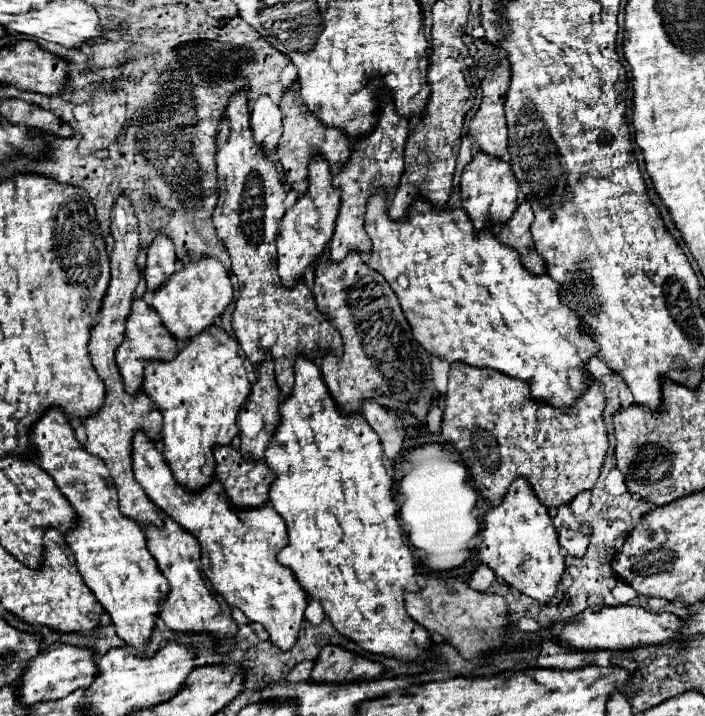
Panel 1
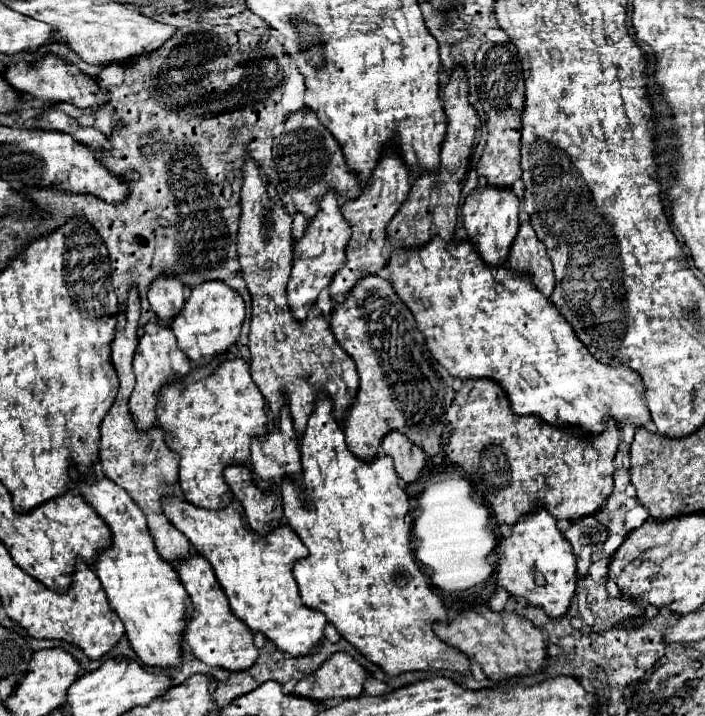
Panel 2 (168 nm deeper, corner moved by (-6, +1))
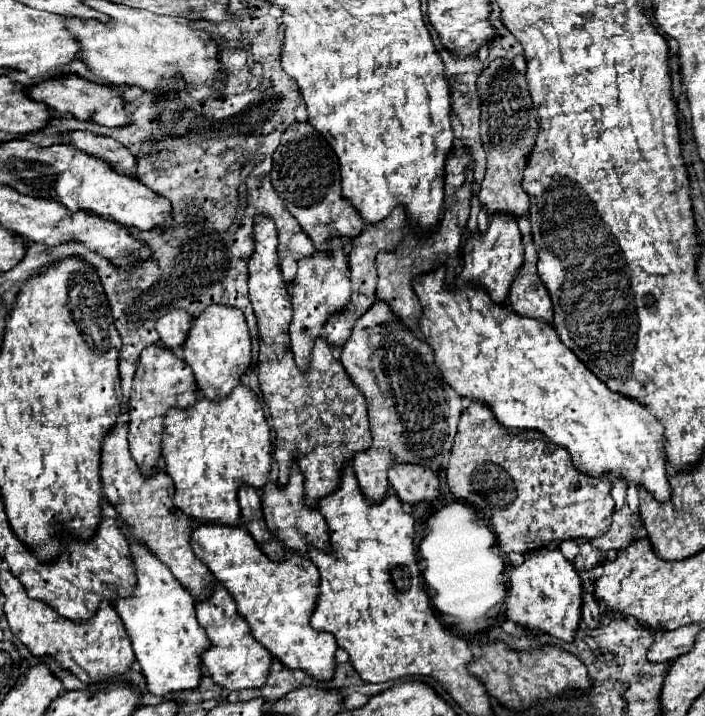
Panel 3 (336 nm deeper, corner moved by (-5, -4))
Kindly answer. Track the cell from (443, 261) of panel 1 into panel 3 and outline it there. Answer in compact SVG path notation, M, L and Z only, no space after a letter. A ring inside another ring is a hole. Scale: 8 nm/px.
M445 268L419 276L413 282L413 288L423 306L421 334L433 348L435 362L443 372L443 378L459 396L489 406L495 414L495 420L499 420L499 424L505 428L543 432L553 444L567 448L575 468L587 476L625 480L627 486L643 486L659 502L671 500L663 426L641 404L611 392L559 340L551 326L541 324L541 320L515 316L509 306L495 304L483 288L469 290L467 296L457 296L445 288Z

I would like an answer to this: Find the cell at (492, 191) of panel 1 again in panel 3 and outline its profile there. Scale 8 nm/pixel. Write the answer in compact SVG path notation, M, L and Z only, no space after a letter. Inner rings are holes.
M493 216L489 222L489 230L485 234L477 232L467 240L463 250L463 270L459 274L459 280L485 288L485 292L491 294L491 300L495 300L495 304L505 304L509 288L515 276L519 274L521 264L523 264L523 244L517 220L511 220L511 216Z

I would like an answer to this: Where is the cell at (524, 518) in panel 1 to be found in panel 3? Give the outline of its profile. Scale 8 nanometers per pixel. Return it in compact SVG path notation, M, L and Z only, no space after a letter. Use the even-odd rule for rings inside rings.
M559 550L531 552L523 566L511 570L507 590L507 618L529 632L549 634L553 638L573 642L581 622L583 586L575 566L563 558Z

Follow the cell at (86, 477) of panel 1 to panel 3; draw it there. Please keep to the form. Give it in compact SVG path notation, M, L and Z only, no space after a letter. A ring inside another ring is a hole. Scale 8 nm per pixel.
M129 528L123 530L129 538L137 568L137 588L133 596L115 600L115 610L133 642L133 650L147 680L147 688L155 696L197 690L201 682L201 654L211 642L197 622L195 598L171 574L171 570L167 570L145 546L135 542L135 538L129 534Z

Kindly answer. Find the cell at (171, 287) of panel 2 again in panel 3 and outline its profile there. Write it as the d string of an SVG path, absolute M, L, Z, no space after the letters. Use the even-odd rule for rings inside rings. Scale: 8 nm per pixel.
M175 308L169 314L161 316L157 320L157 332L161 336L161 344L169 350L179 350L187 340L187 334L191 328L189 322L191 322L191 316L181 308Z

